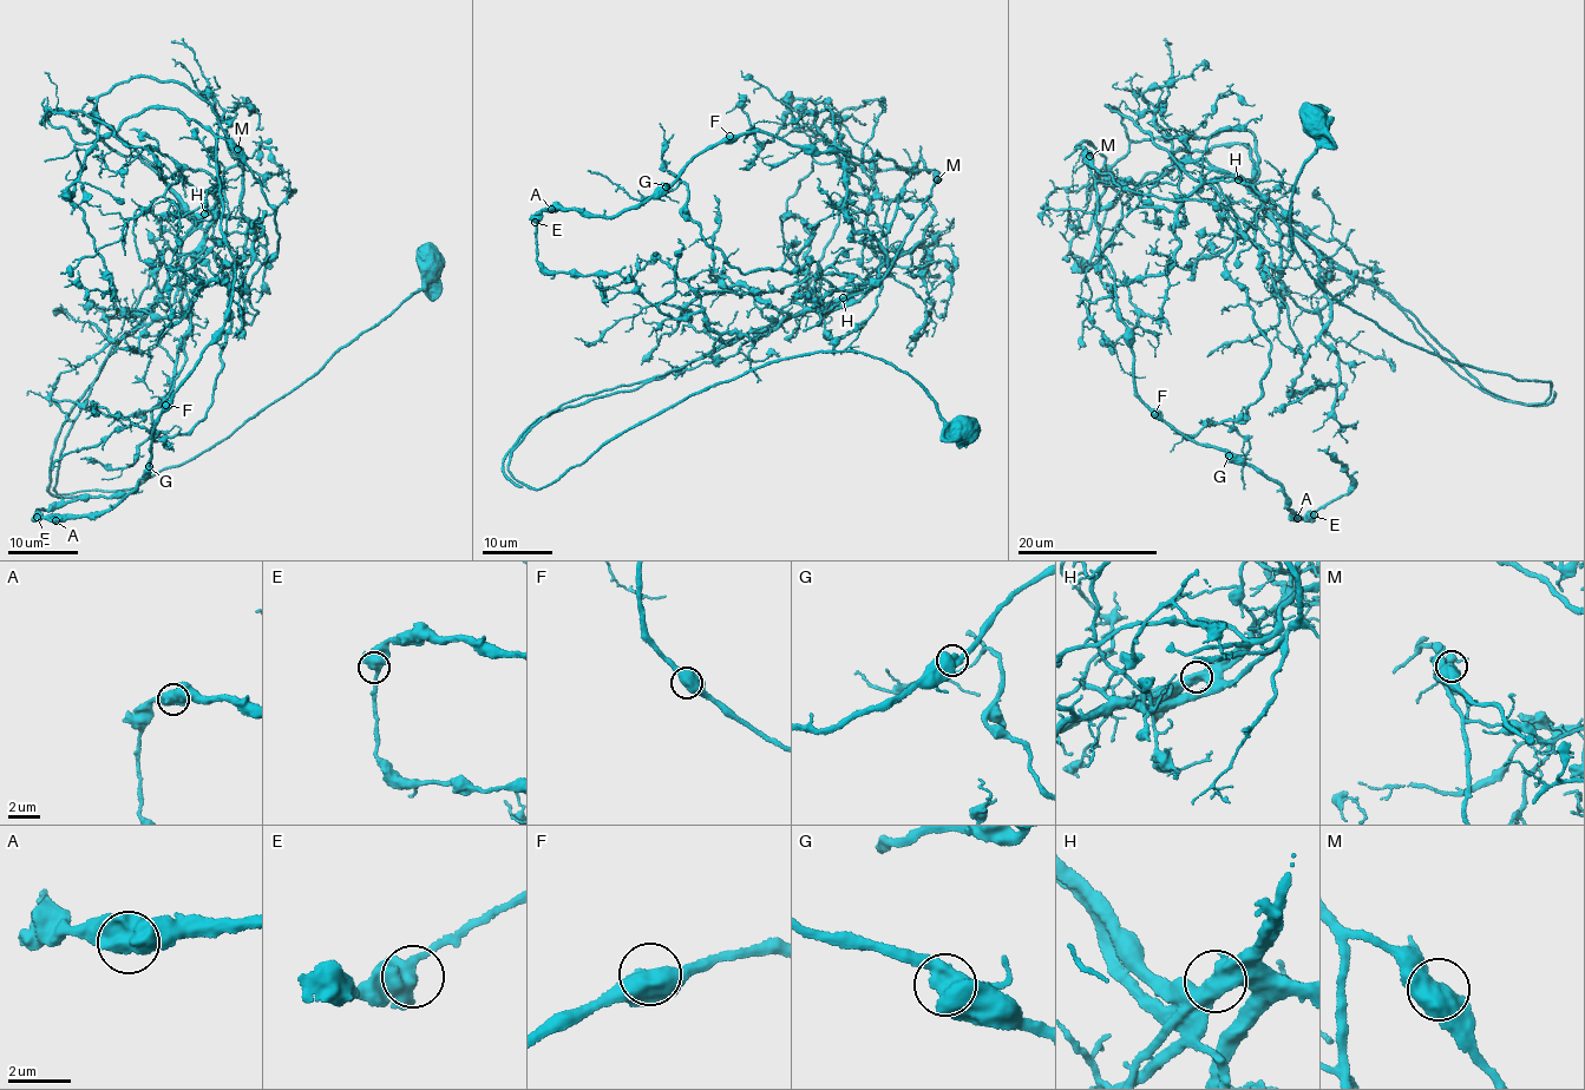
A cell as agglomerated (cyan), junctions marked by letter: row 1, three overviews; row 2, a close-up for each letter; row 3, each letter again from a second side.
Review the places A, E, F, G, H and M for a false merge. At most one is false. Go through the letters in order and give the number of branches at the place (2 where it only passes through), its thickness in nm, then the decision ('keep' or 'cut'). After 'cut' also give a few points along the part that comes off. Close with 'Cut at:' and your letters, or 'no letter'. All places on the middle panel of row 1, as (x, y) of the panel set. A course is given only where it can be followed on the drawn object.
A: 2 | 650 nm | keep
E: 2 | 600 nm | keep
F: 2 | 600 nm | keep
G: 2 | 600 nm | keep
H: 2 | 600 nm | cut | (843, 299), (806, 300), (787, 201), (919, 159), (752, 131), (541, 212), (549, 271), (624, 267)
M: 2 | 600 nm | keep
Cut at: H

